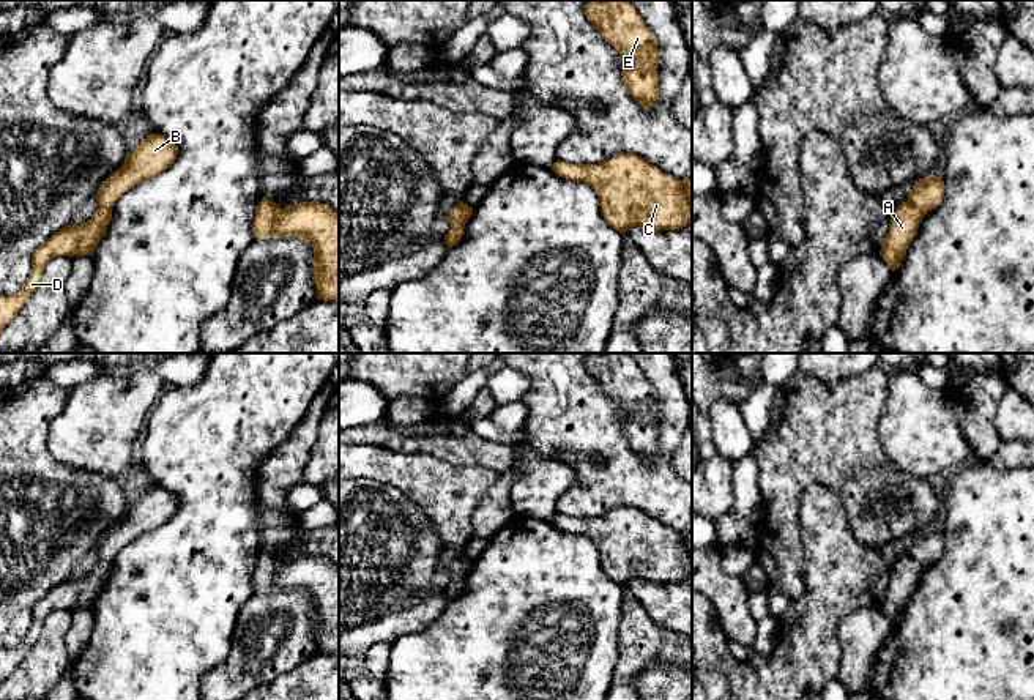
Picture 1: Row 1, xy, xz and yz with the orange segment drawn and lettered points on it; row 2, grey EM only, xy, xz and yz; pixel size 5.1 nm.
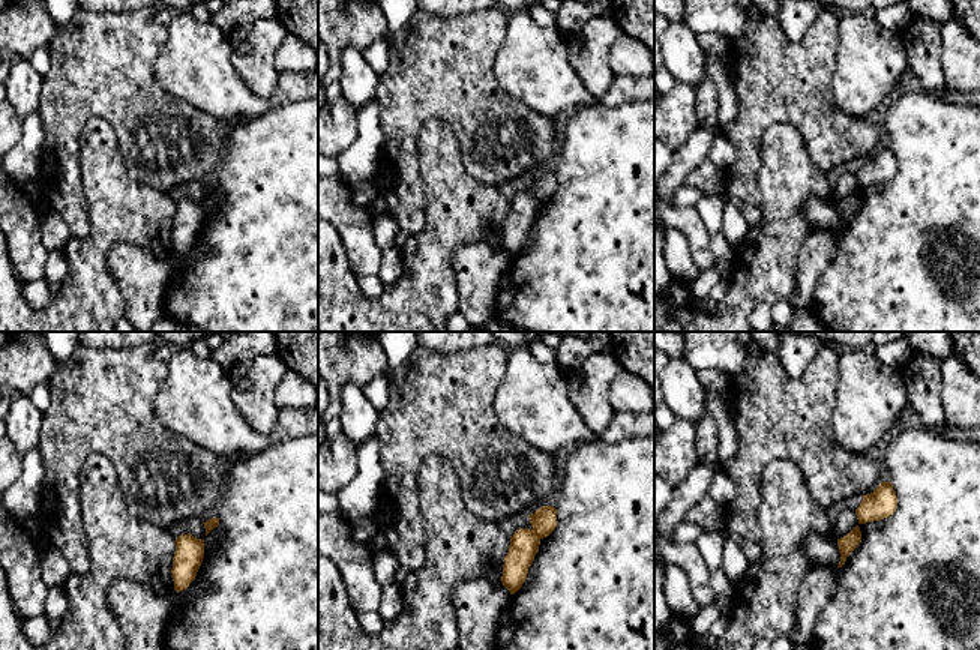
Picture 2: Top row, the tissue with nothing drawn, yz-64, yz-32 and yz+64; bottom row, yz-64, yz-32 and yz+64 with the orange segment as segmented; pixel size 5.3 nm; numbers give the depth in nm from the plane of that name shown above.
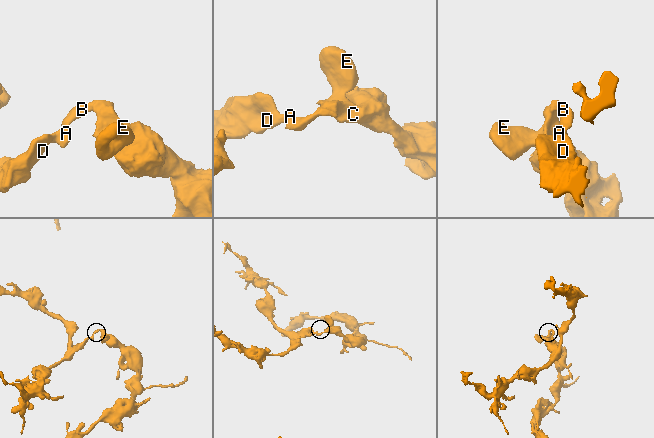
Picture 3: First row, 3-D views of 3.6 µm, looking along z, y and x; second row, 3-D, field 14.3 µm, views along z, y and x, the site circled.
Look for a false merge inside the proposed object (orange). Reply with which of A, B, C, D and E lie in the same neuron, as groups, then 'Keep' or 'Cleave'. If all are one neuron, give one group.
Groups: A D / B C E. Cleave

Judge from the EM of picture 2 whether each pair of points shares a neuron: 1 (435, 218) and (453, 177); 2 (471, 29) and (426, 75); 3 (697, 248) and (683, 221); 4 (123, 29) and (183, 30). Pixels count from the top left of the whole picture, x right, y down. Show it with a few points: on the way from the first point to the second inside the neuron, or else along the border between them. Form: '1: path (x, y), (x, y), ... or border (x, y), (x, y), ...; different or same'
1: path (441, 207), (450, 197), (450, 188); same
2: path (464, 41), (438, 66); same
3: path (697, 242), (697, 234), (689, 227); same
4: border (171, 15), (168, 36), (153, 63); different

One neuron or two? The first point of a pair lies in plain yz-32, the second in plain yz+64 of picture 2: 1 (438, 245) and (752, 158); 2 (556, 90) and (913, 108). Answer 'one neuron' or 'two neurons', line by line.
1: two neurons
2: two neurons

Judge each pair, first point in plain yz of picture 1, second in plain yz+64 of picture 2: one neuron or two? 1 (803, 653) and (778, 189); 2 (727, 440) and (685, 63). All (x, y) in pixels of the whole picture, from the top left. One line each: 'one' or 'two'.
1: one
2: one

